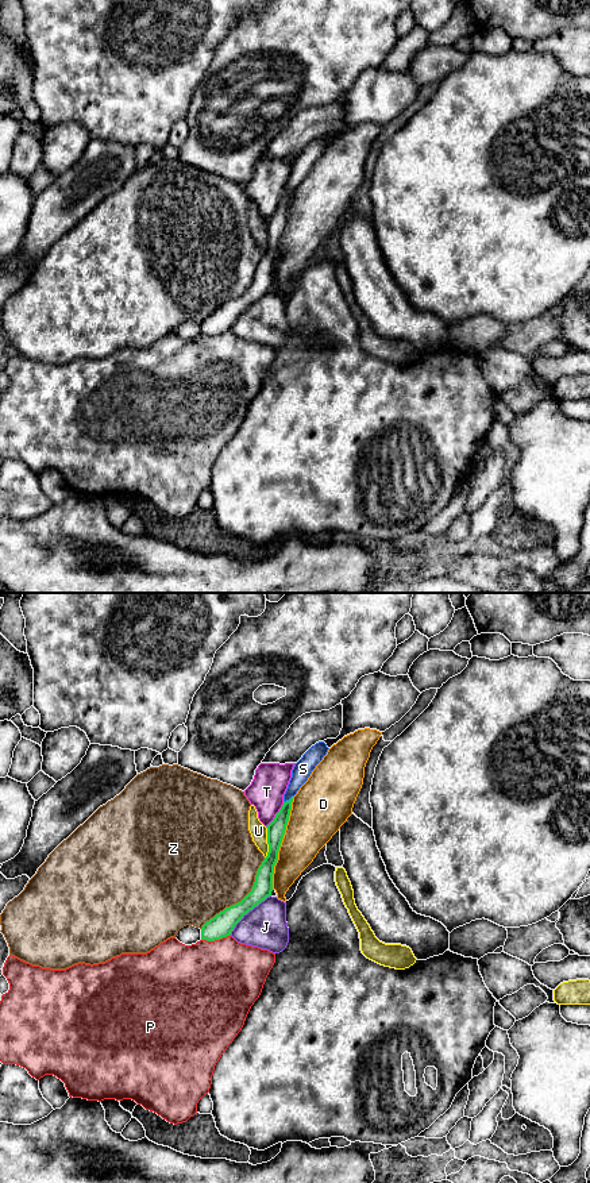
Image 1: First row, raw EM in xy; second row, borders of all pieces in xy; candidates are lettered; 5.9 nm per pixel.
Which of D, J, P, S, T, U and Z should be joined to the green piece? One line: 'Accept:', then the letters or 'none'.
Accept: none

